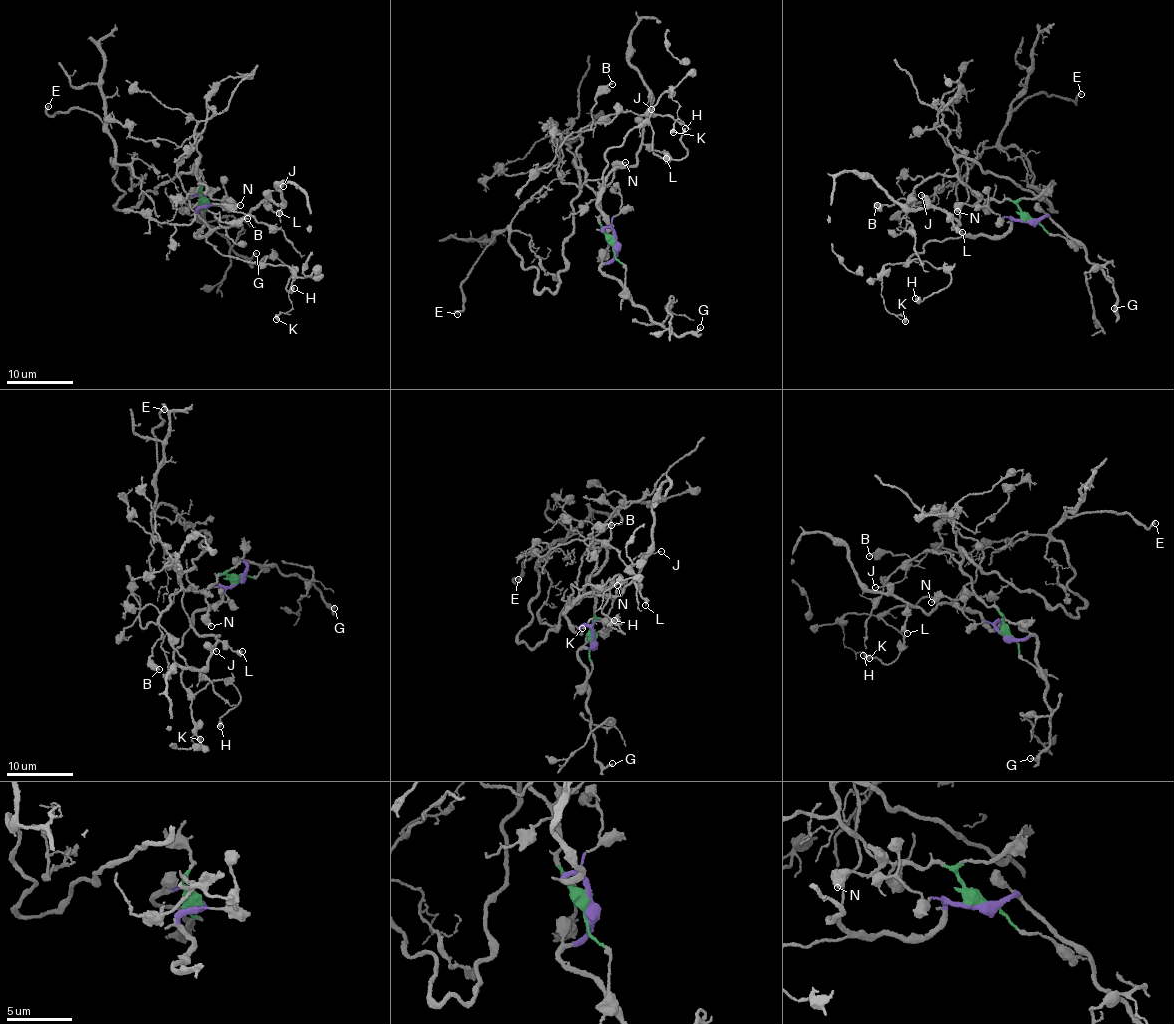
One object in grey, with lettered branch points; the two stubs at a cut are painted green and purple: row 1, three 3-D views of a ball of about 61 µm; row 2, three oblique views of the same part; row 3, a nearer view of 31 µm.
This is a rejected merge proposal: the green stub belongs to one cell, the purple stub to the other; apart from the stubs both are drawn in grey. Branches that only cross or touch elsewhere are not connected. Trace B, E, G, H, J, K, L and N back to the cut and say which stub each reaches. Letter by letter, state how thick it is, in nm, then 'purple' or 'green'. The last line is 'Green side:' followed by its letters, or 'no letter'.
B: calibre 190 nm; green
E: calibre 280 nm; green
G: calibre 190 nm; purple
H: calibre 480 nm; purple
J: calibre 100 nm; purple
K: calibre 400 nm; purple
L: calibre 360 nm; purple
N: calibre 400 nm; green
Green side: B, E, N

